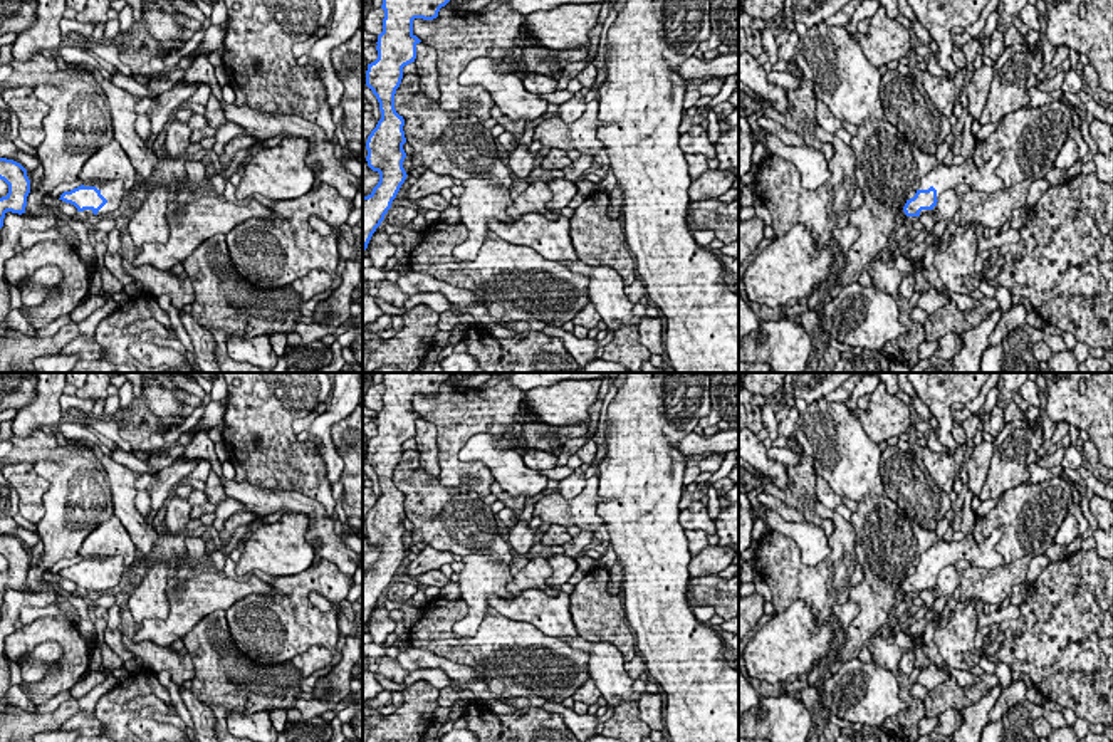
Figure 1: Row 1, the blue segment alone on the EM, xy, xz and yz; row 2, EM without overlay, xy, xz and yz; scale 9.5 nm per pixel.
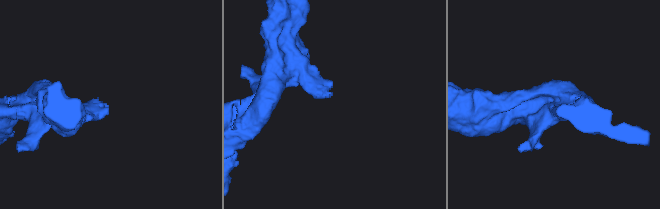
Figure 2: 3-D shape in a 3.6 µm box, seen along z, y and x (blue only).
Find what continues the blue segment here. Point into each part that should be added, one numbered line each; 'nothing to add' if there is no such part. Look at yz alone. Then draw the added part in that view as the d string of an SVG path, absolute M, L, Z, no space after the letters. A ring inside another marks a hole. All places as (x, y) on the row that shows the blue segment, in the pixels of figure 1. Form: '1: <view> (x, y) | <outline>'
1: yz (944, 177) | M1002 151L994 153L992 158L982 166L977 166L974 158L964 159L959 166L938 163L920 180L918 190L928 190L933 186L937 190L937 200L943 191L960 185L969 185L977 191L994 193L1002 186L1002 181L994 173L1001 161Z

